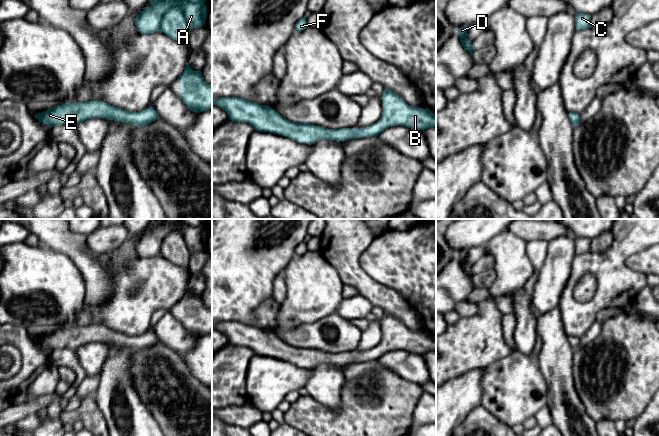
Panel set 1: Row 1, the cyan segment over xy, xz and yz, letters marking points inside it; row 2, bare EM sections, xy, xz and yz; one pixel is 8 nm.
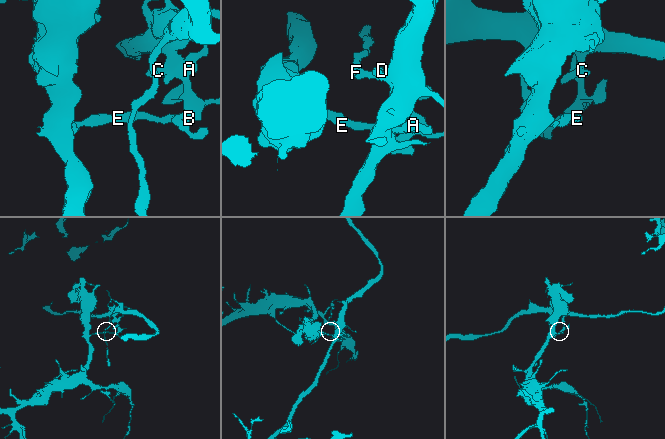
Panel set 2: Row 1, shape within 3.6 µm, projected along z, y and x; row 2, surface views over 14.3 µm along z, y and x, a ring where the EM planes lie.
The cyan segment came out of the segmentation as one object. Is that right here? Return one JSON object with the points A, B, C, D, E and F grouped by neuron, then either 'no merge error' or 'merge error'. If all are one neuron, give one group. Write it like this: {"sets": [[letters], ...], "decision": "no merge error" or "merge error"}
{"sets": [["A", "B", "C", "D", "F"], ["E"]], "decision": "merge error"}

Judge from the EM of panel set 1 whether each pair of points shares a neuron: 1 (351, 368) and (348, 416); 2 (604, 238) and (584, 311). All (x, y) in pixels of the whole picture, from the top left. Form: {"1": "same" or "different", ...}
{"1": "different", "2": "different"}

